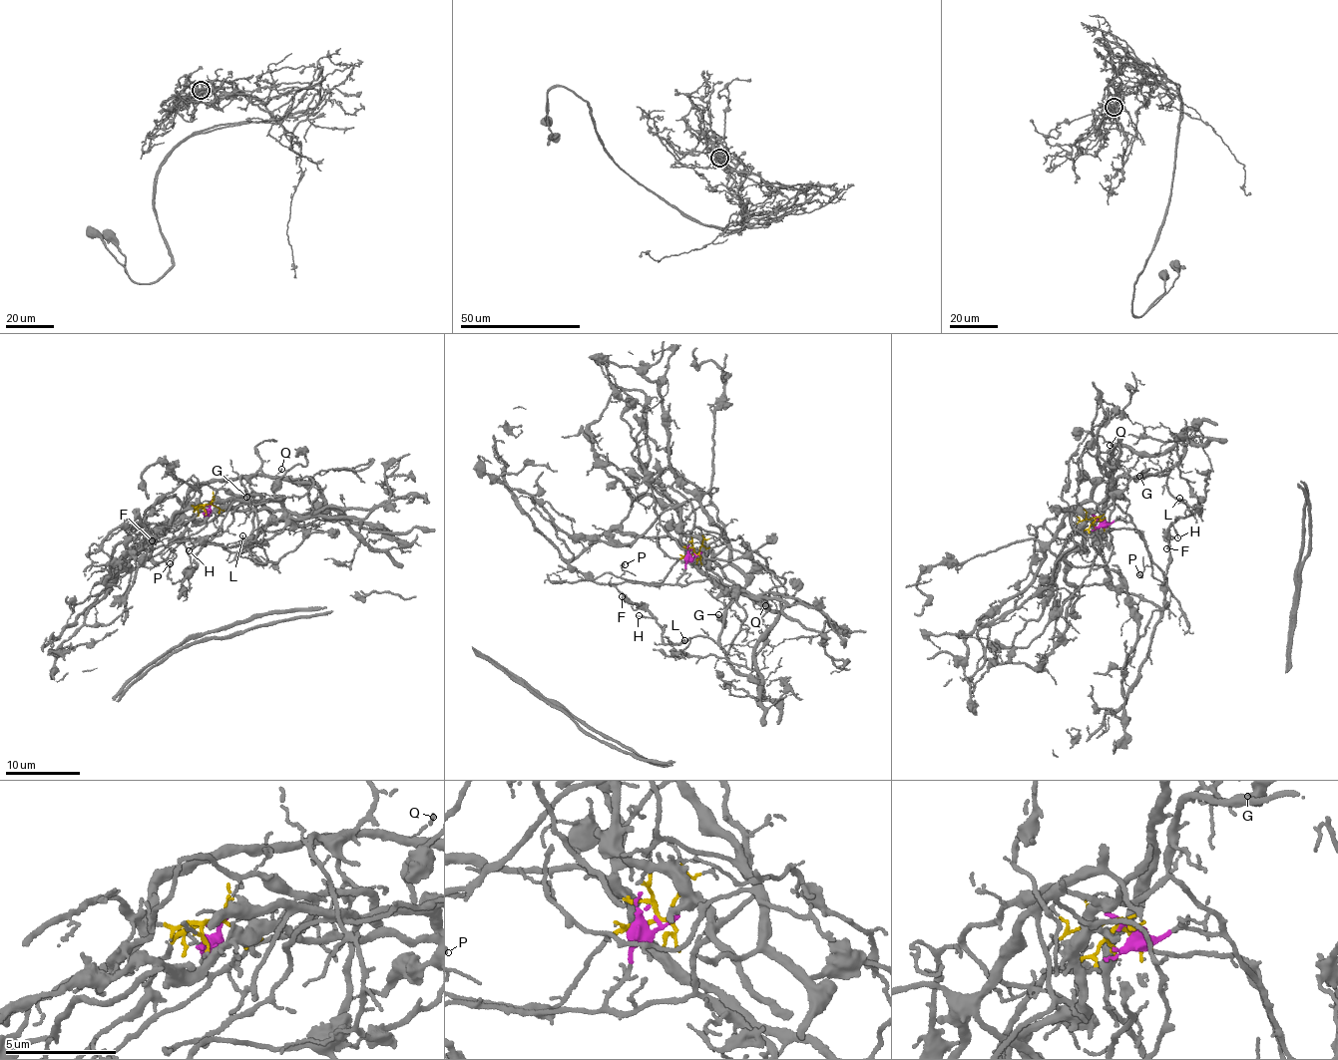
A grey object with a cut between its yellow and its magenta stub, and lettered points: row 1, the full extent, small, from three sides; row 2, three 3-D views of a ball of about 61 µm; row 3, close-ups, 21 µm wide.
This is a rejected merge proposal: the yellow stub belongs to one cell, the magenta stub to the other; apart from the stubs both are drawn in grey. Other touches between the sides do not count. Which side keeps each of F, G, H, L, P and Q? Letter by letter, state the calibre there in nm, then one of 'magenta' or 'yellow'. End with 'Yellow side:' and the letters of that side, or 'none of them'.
F: calibre 100 nm; magenta
G: calibre 130 nm; magenta
H: calibre 80 nm; magenta
L: calibre 120 nm; magenta
P: calibre 100 nm; yellow
Q: calibre 130 nm; yellow
Yellow side: P, Q

